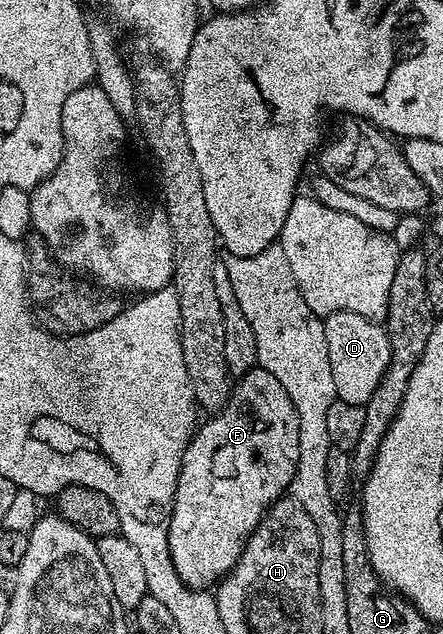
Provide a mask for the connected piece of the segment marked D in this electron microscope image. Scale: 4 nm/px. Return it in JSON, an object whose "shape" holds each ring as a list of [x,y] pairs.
{"shape":[[[349,311],[332,313],[323,322],[337,399],[344,403],[365,405],[379,386],[384,369],[391,360],[391,348],[385,327]]]}

